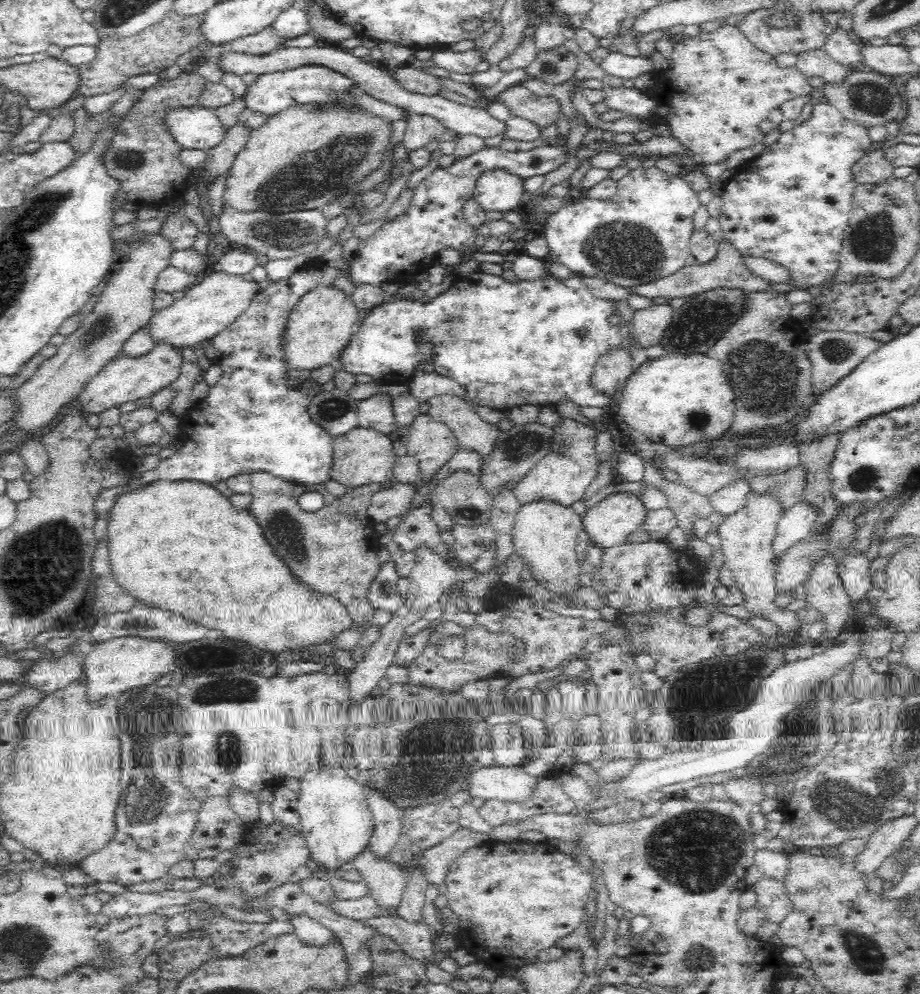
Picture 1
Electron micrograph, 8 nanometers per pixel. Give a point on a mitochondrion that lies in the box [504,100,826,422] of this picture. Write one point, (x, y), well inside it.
(769, 382)

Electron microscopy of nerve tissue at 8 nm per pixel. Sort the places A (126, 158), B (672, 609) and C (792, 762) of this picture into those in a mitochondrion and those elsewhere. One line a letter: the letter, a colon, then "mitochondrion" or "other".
A: mitochondrion
B: other
C: mitochondrion

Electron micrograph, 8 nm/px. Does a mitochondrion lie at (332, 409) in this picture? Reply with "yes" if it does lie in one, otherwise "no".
yes

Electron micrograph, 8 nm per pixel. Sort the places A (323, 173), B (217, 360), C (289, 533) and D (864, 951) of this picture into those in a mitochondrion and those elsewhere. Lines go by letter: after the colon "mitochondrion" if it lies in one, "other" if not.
A: mitochondrion
B: other
C: mitochondrion
D: mitochondrion

